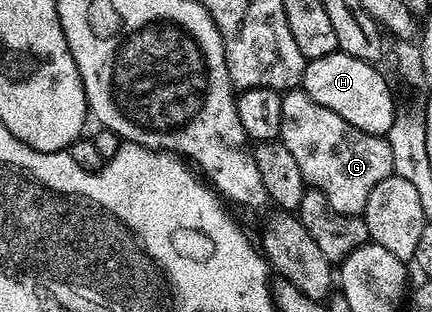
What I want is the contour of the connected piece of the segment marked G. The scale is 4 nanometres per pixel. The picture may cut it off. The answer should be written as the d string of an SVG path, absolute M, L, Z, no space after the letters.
M291 90L282 93L282 105L280 106L280 134L278 139L288 150L292 150L292 158L300 165L300 174L304 174L307 185L311 188L319 188L328 198L332 210L340 210L340 214L352 214L362 216L366 210L368 194L384 178L394 175L392 166L392 150L385 136L373 136L364 130L356 130L340 114L332 114L328 106L320 106L320 102L312 102L308 93L301 90Z

